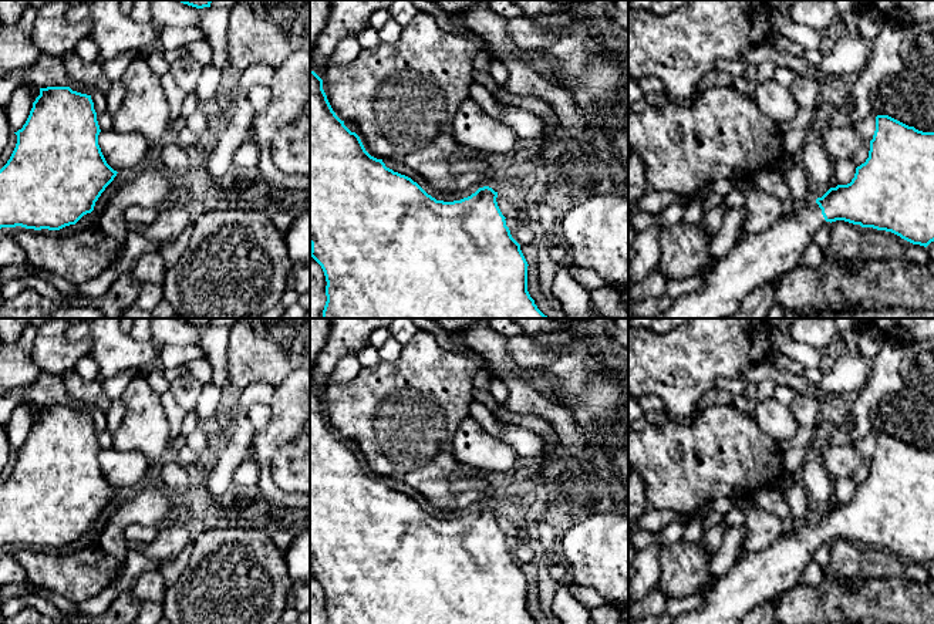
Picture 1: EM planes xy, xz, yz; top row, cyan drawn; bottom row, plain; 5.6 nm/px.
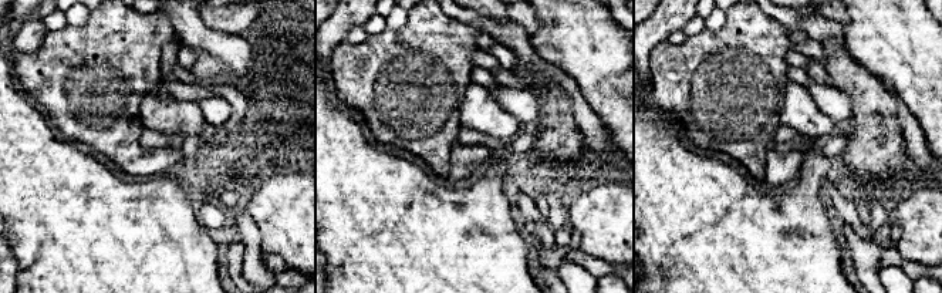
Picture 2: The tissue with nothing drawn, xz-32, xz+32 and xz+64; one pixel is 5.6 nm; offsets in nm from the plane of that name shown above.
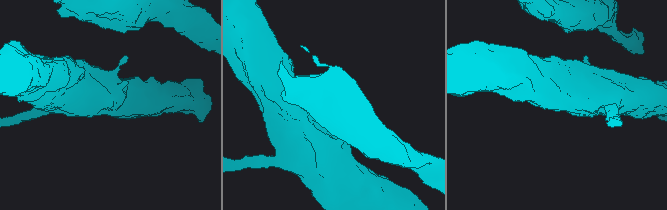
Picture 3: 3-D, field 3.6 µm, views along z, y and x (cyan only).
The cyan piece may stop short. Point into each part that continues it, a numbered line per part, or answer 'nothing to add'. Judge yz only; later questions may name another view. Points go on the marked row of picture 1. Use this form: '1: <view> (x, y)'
1: yz (759, 257)

